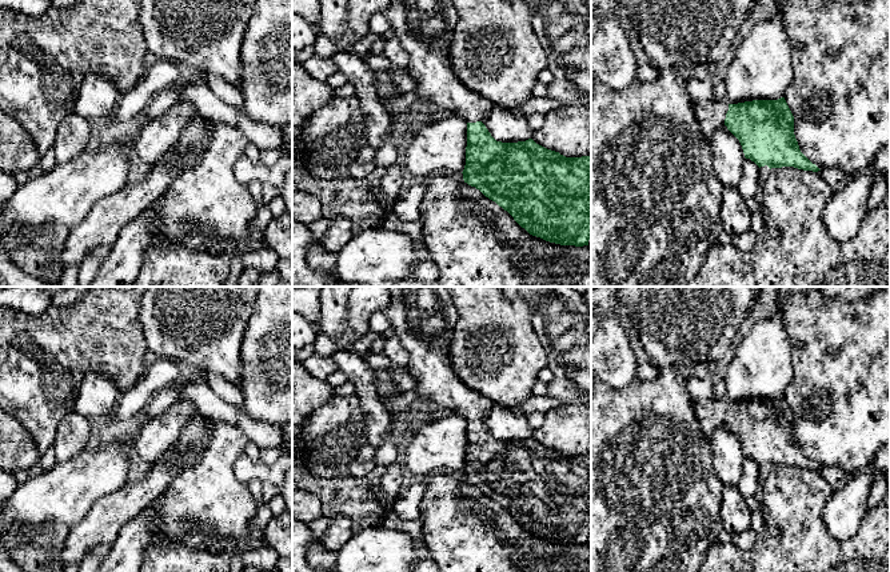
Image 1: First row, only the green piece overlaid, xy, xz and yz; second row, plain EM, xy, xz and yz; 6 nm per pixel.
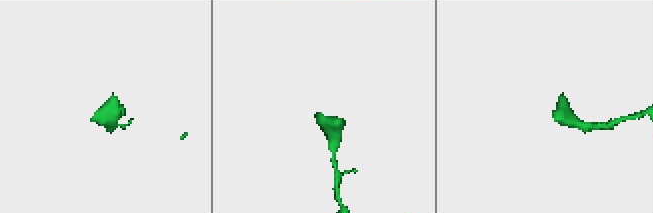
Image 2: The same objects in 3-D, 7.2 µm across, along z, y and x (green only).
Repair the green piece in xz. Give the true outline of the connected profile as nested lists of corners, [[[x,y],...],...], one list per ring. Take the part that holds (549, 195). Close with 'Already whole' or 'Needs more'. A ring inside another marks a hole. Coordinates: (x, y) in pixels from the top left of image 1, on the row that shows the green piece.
[[[390,0],[388,7],[382,13],[394,31],[394,37],[410,56],[407,73],[415,81],[414,92],[418,99],[451,111],[455,116],[467,121],[466,165],[462,172],[464,183],[475,187],[486,197],[507,211],[530,235],[560,245],[588,245],[591,237],[591,155],[566,157],[559,152],[536,144],[532,139],[502,143],[491,136],[483,120],[495,105],[484,96],[464,87],[451,64],[450,45],[456,23],[452,0]]]. Needs more

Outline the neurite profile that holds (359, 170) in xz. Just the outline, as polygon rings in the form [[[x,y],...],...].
[[[358,159],[350,165],[350,176],[355,179],[366,179],[376,167],[374,160],[359,161]]]

